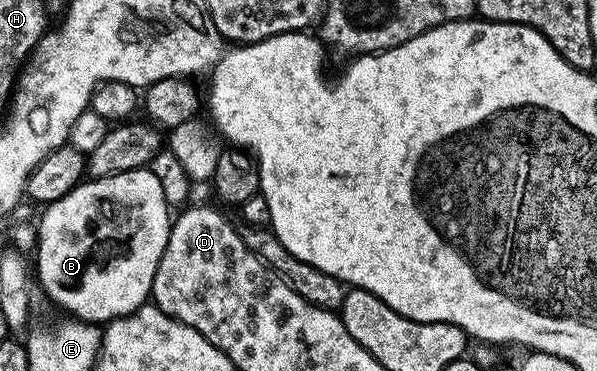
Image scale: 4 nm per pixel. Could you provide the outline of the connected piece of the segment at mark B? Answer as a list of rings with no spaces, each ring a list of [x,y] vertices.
[[[150,168],[133,169],[132,171],[124,171],[120,175],[112,175],[111,177],[95,177],[83,180],[81,183],[75,185],[72,191],[68,191],[68,195],[56,199],[52,204],[45,206],[41,212],[42,218],[36,221],[38,231],[38,243],[36,246],[38,277],[36,273],[36,281],[37,284],[38,281],[42,284],[43,291],[66,312],[63,314],[69,315],[71,318],[79,321],[109,323],[117,317],[126,317],[130,313],[136,312],[141,305],[145,305],[151,300],[152,294],[150,288],[154,282],[156,267],[160,263],[160,259],[164,255],[164,247],[168,243],[168,235],[170,234],[170,226],[172,224],[172,209],[166,203],[163,188],[160,187],[159,180],[156,179],[156,175],[152,173]]]

